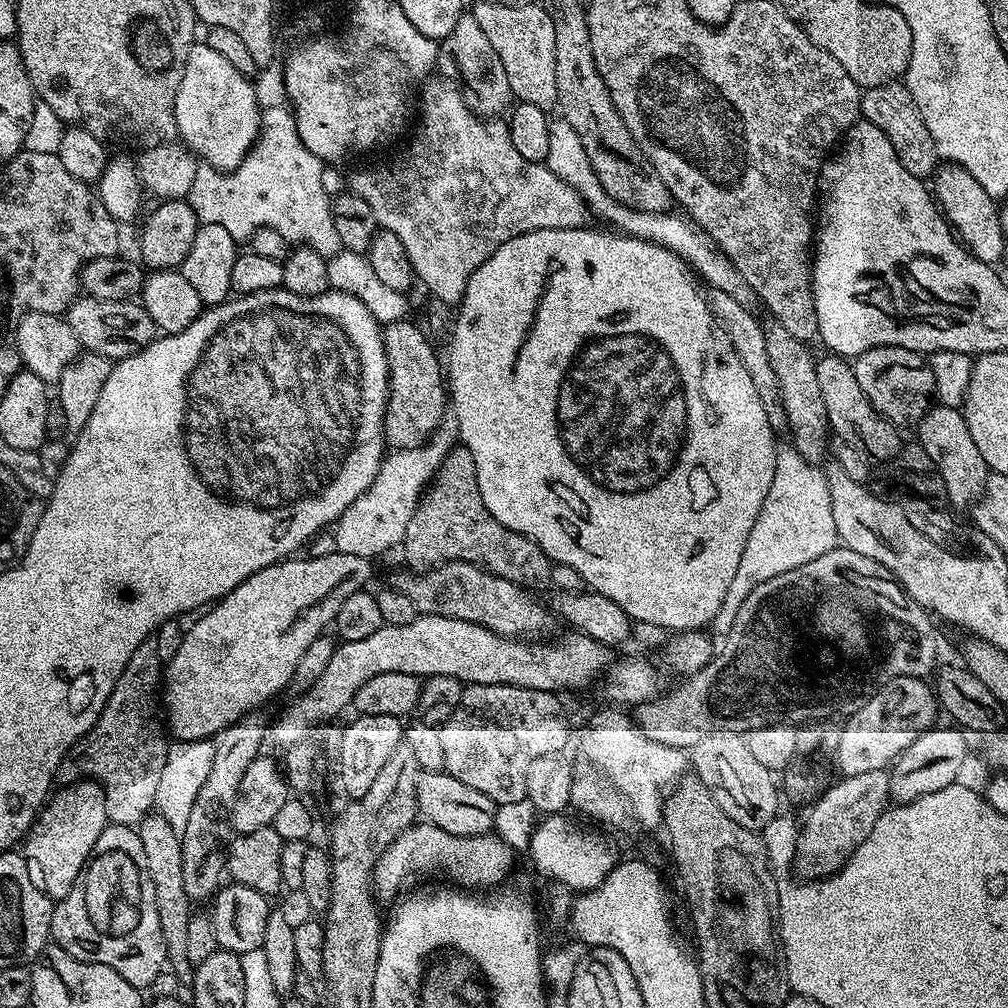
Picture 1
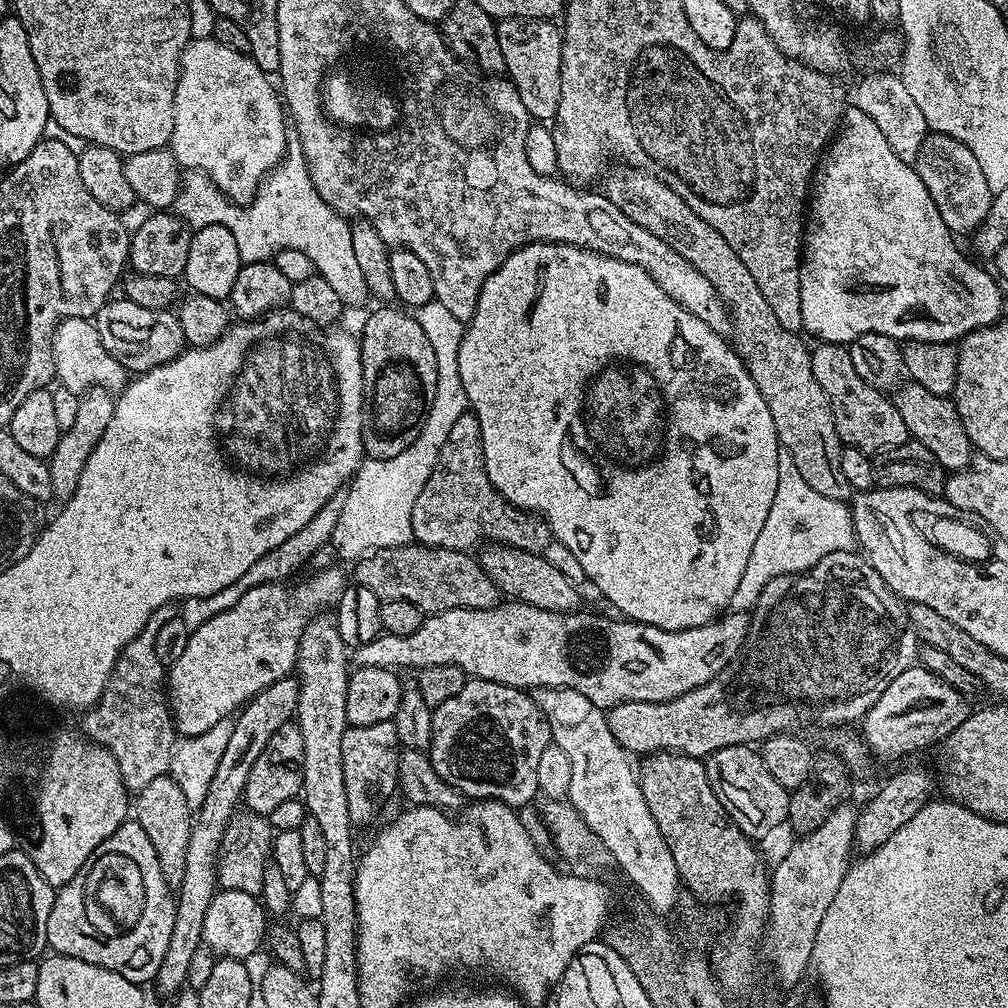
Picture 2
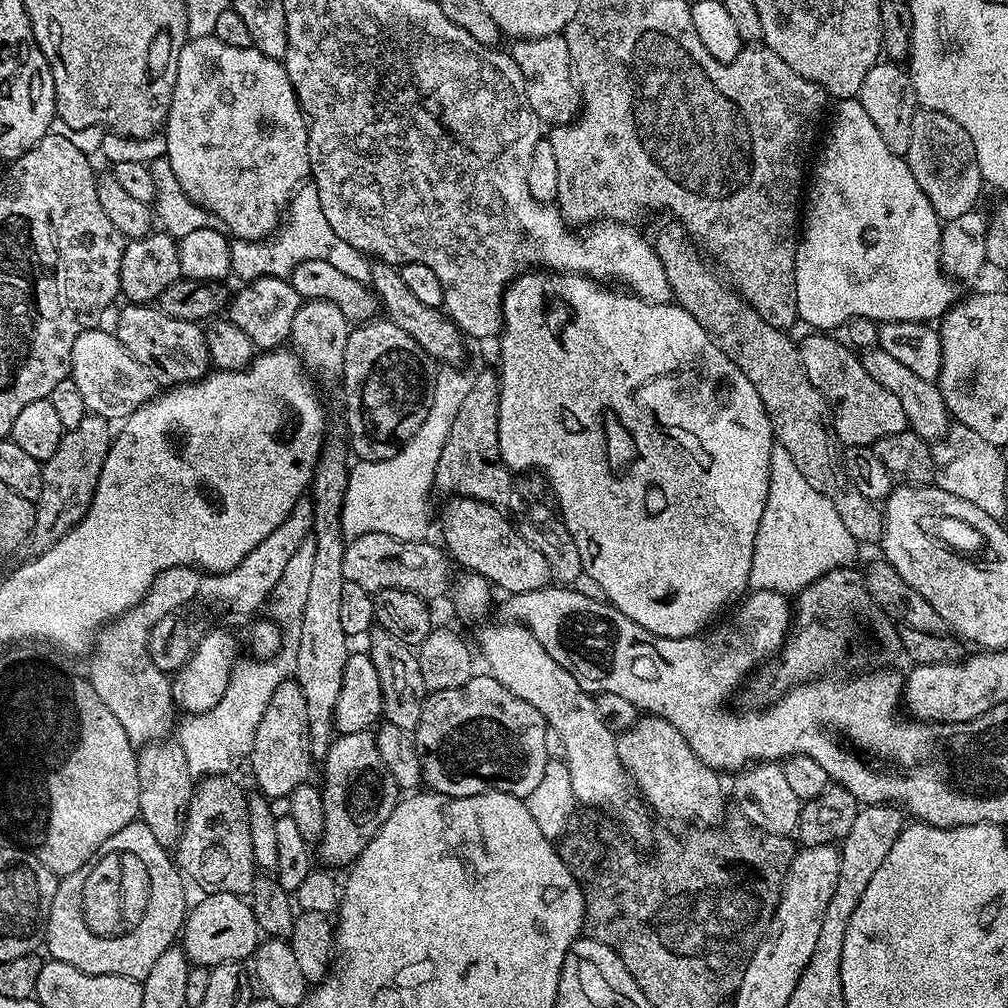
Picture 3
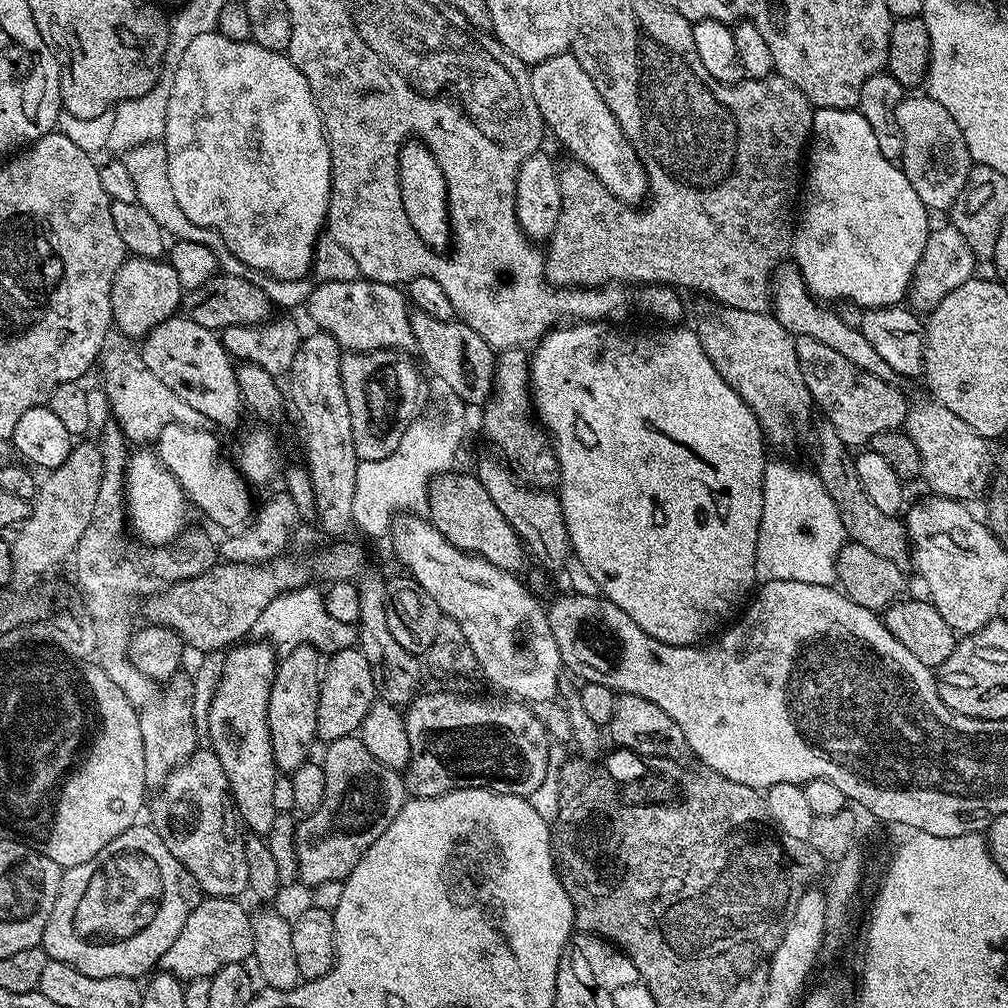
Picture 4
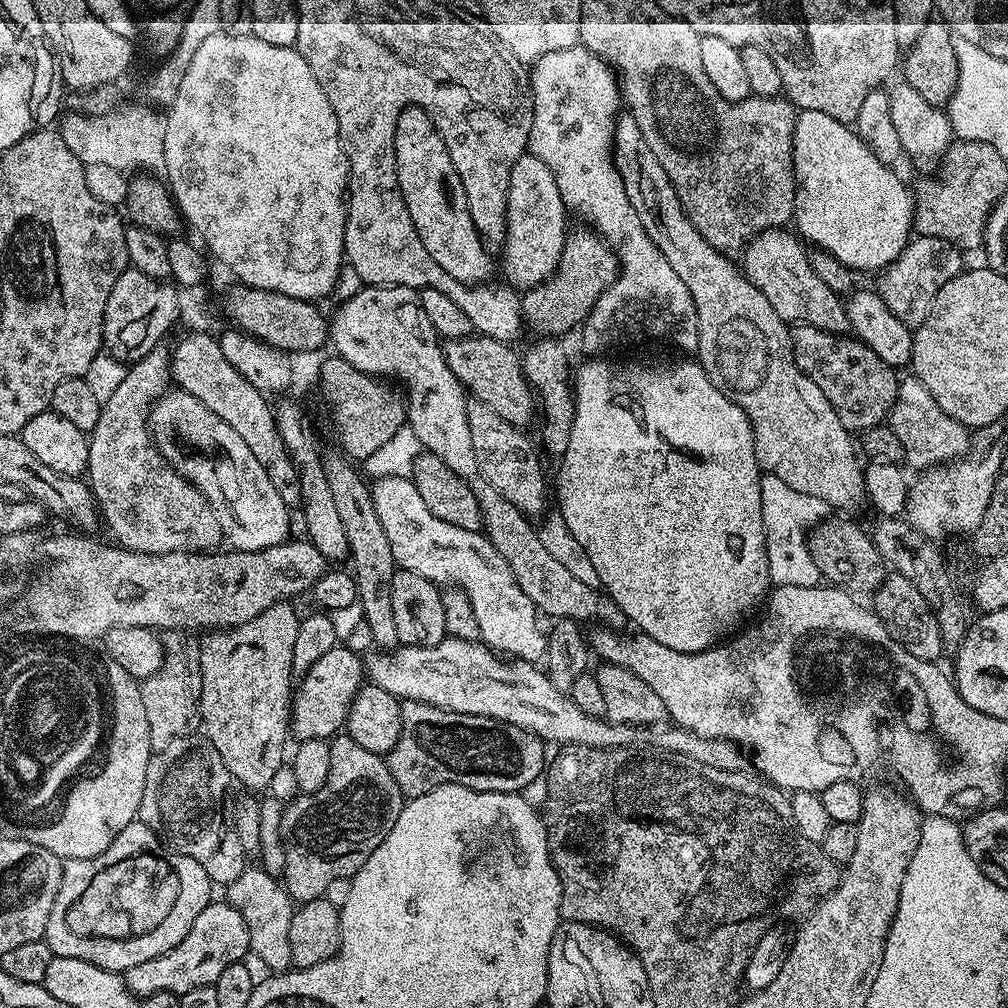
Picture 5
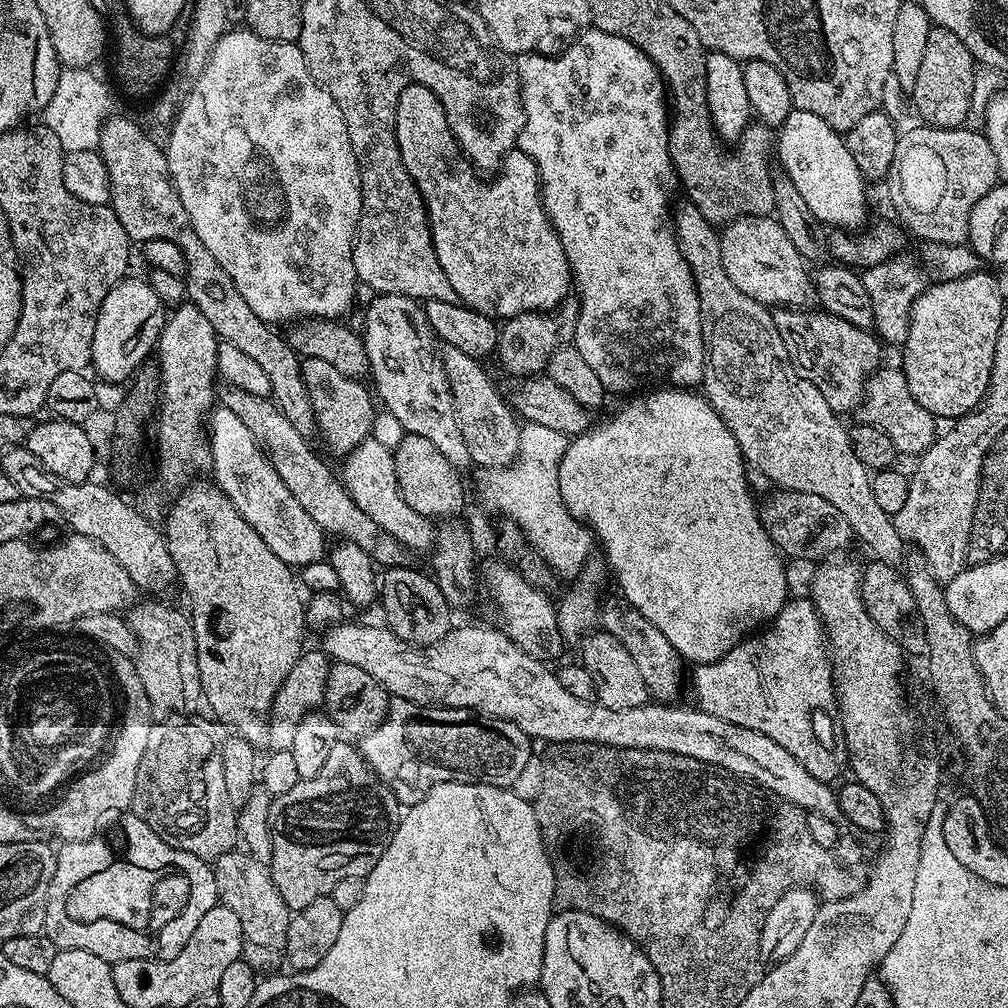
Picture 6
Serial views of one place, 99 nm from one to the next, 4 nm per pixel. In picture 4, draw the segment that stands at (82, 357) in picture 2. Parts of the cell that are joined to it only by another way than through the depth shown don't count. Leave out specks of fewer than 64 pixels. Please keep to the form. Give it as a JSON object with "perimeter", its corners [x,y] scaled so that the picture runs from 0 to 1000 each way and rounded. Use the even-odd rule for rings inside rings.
{"perimeter":[[[104,352],[99,359],[101,363],[101,377],[103,379],[103,389],[109,401],[109,405],[117,417],[116,422],[127,436],[131,432],[131,411],[141,411],[141,403],[153,403],[155,401],[165,401],[163,407],[167,411],[173,411],[173,423],[176,427],[164,427],[157,438],[157,451],[163,463],[174,473],[175,477],[183,483],[183,487],[189,499],[194,500],[215,520],[218,524],[230,524],[228,526],[238,526],[247,519],[251,511],[250,492],[247,481],[241,471],[232,469],[226,465],[226,460],[218,456],[216,450],[218,444],[214,440],[204,442],[193,440],[194,431],[204,424],[204,418],[196,407],[190,403],[186,403],[185,399],[173,399],[173,389],[167,383],[162,382],[153,371],[149,370],[138,360],[131,360],[125,355]]]}

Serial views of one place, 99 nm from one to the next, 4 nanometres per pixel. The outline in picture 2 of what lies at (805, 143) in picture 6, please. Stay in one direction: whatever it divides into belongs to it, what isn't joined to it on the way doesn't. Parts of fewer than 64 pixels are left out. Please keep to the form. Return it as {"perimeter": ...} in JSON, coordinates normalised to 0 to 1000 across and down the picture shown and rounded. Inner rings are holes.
{"perimeter":[[[847,105],[838,107],[836,120],[820,148],[819,158],[815,165],[811,166],[804,184],[804,201],[800,206],[800,221],[796,235],[797,261],[794,263],[797,328],[811,333],[809,336],[818,341],[836,341],[838,343],[844,341],[847,335],[860,329],[879,331],[891,339],[910,337],[911,339],[942,341],[951,338],[966,327],[980,325],[983,321],[989,320],[994,313],[992,305],[996,302],[996,294],[992,291],[991,286],[993,283],[983,269],[980,271],[978,267],[971,266],[967,262],[967,260],[969,261],[967,257],[959,258],[952,251],[948,238],[949,235],[939,226],[935,214],[931,212],[931,205],[927,204],[927,199],[923,196],[923,189],[919,188],[919,185],[915,183],[915,178],[909,172],[908,166],[895,161],[895,157],[891,157],[891,153],[887,153],[887,149],[883,149],[882,143],[879,142],[879,136],[875,134],[875,129],[871,129],[871,124],[862,115],[855,113],[855,109],[851,109]]]}

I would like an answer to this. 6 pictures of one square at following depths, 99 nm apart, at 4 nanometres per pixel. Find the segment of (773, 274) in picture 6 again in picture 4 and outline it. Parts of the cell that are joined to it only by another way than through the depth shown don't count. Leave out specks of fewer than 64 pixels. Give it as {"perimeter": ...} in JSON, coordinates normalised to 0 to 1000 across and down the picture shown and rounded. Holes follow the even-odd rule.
{"perimeter":[[[779,260],[770,267],[766,276],[766,302],[770,317],[787,335],[791,333],[812,335],[812,339],[823,343],[823,347],[831,347],[835,355],[843,355],[847,363],[876,377],[888,378],[890,376],[889,369],[883,367],[883,363],[879,363],[879,358],[867,348],[867,343],[863,343],[863,339],[859,339],[852,325],[839,323],[839,319],[835,319],[832,309],[828,305],[812,300],[810,295],[803,290],[794,267],[789,261]]]}

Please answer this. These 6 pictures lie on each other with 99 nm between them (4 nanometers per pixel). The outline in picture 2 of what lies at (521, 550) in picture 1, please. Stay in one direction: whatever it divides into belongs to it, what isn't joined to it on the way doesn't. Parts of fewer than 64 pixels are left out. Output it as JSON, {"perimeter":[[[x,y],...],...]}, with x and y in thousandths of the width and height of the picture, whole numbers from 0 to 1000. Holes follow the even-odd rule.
{"perimeter":[[[461,411],[447,424],[434,460],[412,495],[409,535],[425,544],[455,548],[472,546],[485,538],[533,550],[544,545],[544,521],[529,509],[504,499],[486,478],[478,446],[478,427],[471,412]]]}

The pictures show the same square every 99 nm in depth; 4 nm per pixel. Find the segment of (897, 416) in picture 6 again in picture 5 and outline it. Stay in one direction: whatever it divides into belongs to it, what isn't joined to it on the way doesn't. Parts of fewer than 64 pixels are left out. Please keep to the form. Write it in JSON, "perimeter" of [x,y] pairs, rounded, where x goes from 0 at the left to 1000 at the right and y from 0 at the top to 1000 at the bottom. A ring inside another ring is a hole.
{"perimeter":[[[907,371],[893,377],[889,401],[883,410],[883,423],[887,431],[891,431],[891,438],[895,438],[897,456],[912,466],[951,456],[962,443],[961,426],[942,415],[942,411],[938,411],[938,407],[927,399],[927,391],[923,391],[923,387],[919,387],[919,383],[915,383]]]}

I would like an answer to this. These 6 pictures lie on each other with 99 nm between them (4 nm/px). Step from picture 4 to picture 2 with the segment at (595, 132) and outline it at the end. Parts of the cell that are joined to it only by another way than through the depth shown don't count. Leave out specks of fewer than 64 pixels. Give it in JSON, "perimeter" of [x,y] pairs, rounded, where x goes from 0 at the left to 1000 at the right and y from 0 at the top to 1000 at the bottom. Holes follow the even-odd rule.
{"perimeter":[[[497,20],[492,25],[494,46],[498,46],[500,71],[514,89],[518,105],[532,121],[544,121],[551,116],[558,89],[558,46],[560,38],[555,27],[543,20]]]}

